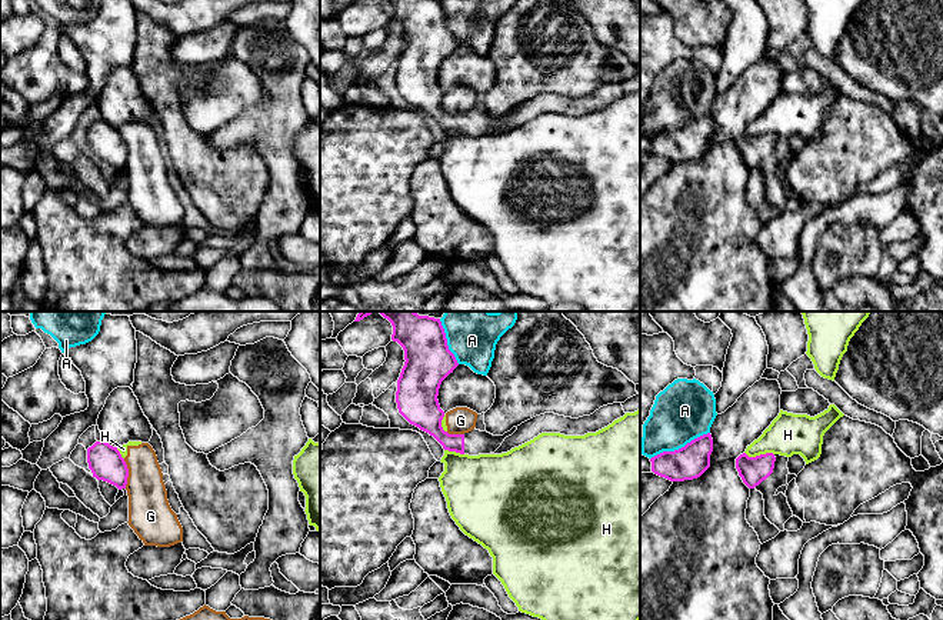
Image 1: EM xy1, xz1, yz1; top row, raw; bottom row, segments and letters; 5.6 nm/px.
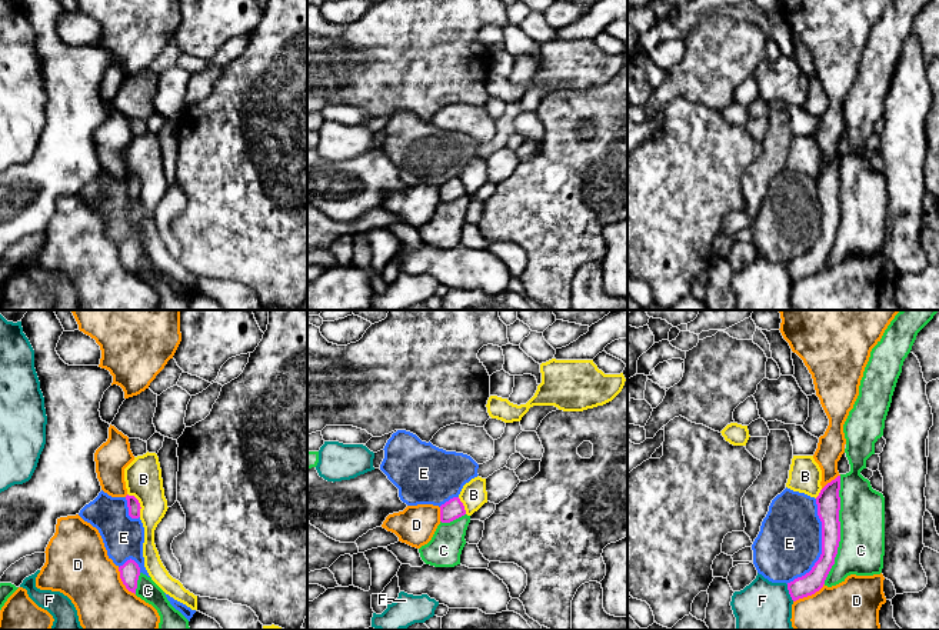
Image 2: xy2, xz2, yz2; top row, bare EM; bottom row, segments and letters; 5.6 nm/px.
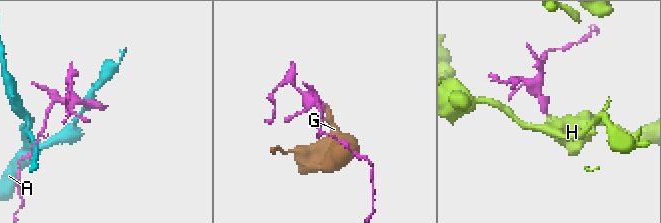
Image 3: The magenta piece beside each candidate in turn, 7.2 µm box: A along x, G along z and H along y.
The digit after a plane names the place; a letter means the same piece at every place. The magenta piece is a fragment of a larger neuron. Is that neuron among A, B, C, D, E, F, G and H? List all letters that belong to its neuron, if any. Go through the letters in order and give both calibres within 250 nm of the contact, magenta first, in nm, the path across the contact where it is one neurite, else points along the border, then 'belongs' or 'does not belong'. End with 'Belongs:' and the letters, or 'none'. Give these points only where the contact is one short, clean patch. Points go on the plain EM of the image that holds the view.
A: 190 nm thick on the magenta side, 340 nm on the other; does not belong
B: 70 nm thick on the magenta side, 200 nm on the other; does not belong
C: 130 nm thick on the magenta side, 260 nm on the other; does not belong
D: 120 nm thick on the magenta side, 480 nm on the other; does not belong
E: 130 nm thick on the magenta side, 360 nm on the other; does not belong
F: 120 nm thick on the magenta side, 320 nm on the other; does not belong
G: 190 nm thick on the magenta side, 240 nm on the other; border along xy1 (123, 139), (127, 147), (126, 167); does not belong
H: 160 nm thick on the magenta side, 240 nm on the other; border along yz1 (745, 132), (749, 136), (773, 134); does not belong
Belongs: none

